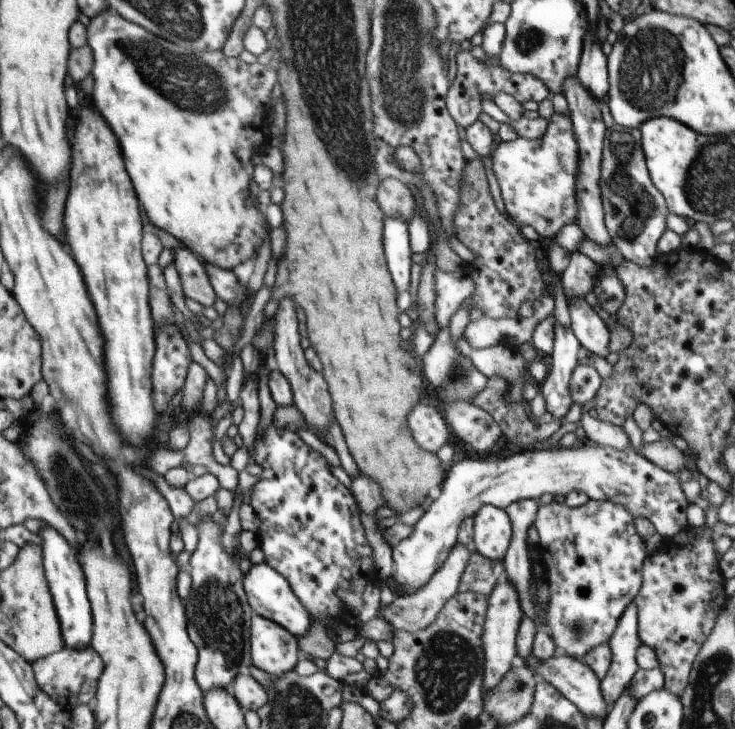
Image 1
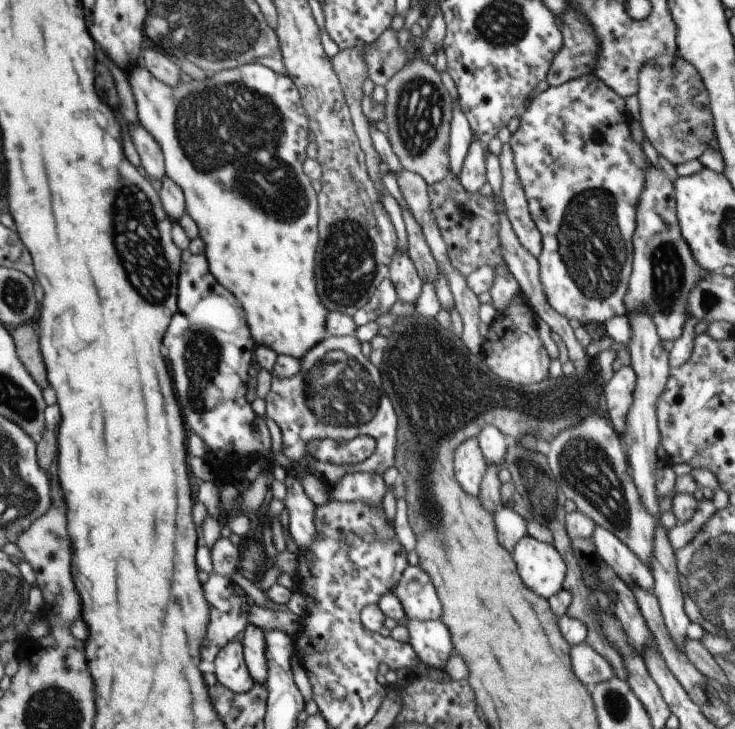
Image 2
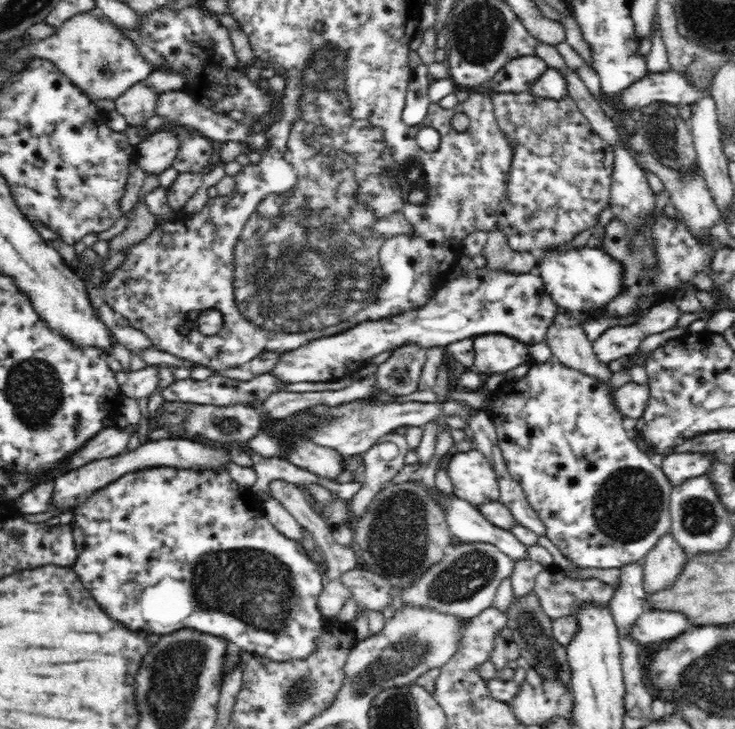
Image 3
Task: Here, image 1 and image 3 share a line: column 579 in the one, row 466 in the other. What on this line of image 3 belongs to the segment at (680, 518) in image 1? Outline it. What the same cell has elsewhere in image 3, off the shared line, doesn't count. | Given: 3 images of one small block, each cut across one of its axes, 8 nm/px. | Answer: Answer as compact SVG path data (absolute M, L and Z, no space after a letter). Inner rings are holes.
M471 449L469 452L454 452L448 462L447 474L452 479L453 494L466 500L475 508L488 504L488 502L500 502L498 477L496 477L489 460L477 449Z

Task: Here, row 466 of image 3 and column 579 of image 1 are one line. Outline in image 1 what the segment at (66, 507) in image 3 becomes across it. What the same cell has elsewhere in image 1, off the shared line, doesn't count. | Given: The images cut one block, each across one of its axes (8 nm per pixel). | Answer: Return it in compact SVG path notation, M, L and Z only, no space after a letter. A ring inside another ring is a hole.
M574 76L566 80L563 96L568 102L574 138L578 144L578 174L576 174L576 200L578 206L578 223L579 228L584 232L588 240L593 241L598 246L610 246L611 238L607 232L606 220L604 219L600 176L601 176L601 159L603 156L603 141L606 135L606 124L602 120L601 102L596 100L588 90L582 88L580 80Z

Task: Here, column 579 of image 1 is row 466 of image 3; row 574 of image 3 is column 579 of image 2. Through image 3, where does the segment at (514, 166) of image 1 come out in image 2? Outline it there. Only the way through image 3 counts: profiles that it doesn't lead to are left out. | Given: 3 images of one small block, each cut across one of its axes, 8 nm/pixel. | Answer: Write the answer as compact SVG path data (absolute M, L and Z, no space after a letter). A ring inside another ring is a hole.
M591 73L568 80L561 86L549 86L544 92L533 97L527 109L520 113L520 126L512 133L512 138L508 142L512 148L512 154L514 154L516 174L518 174L518 180L522 184L522 190L524 190L526 202L528 202L531 220L541 234L542 252L537 260L538 266L540 266L540 282L542 282L542 290L546 294L547 305L568 321L580 321L582 326L592 322L604 325L606 320L610 320L614 316L626 315L624 296L628 292L628 282L630 274L632 274L633 235L636 229L635 210L638 208L642 190L646 188L646 178L648 178L646 170L652 164L641 145L632 138L632 121L630 113L626 109L625 100Z

